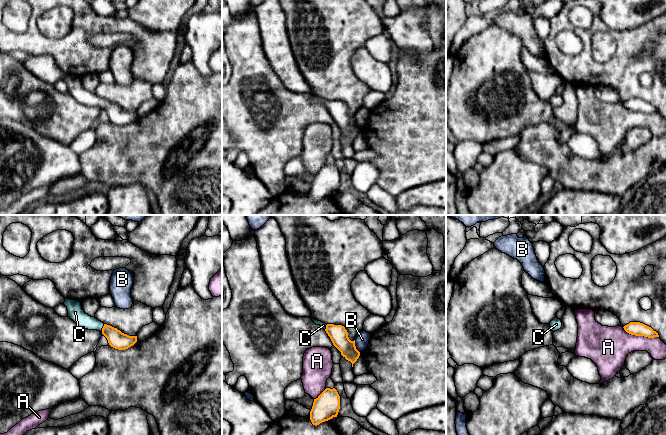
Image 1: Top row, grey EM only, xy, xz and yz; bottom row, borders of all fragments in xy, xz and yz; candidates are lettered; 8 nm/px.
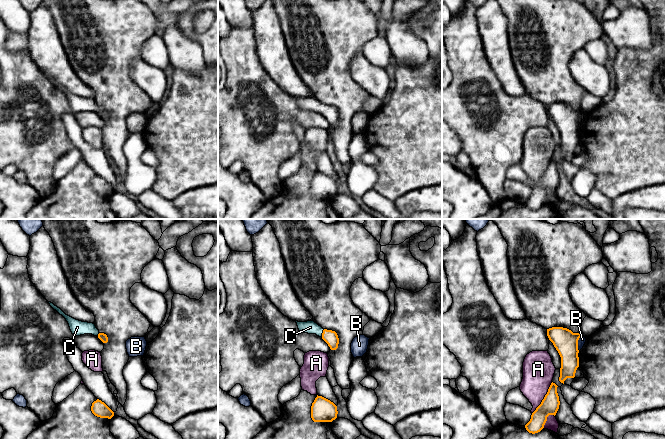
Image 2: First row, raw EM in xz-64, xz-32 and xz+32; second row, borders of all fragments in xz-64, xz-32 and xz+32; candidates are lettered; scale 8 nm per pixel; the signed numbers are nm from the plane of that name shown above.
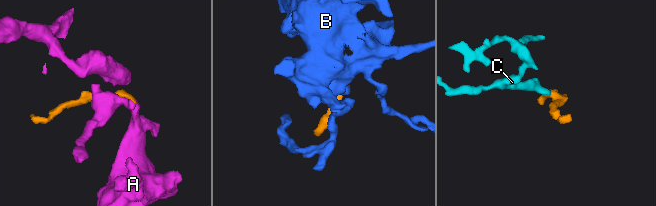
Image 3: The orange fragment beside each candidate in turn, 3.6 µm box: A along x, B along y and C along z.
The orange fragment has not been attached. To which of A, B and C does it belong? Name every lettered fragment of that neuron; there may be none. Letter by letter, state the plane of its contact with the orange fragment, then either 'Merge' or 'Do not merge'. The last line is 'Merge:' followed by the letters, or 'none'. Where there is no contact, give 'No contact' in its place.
A: Touches orange in yz. Do not merge
B: Touches orange in xz. Do not merge
C: Touches orange in xy. Merge
Merge: C

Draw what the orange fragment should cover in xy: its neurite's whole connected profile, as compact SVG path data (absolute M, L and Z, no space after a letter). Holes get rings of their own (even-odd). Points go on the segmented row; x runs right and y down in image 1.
M65 299L64 305L68 310L68 317L79 327L88 330L100 331L108 340L111 347L118 350L125 350L137 342L137 336L129 336L117 328L104 324L95 317L84 312L81 302L72 299Z

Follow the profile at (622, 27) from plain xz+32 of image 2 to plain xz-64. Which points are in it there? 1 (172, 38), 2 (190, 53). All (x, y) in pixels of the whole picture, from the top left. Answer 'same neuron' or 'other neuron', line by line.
1: same neuron
2: same neuron

